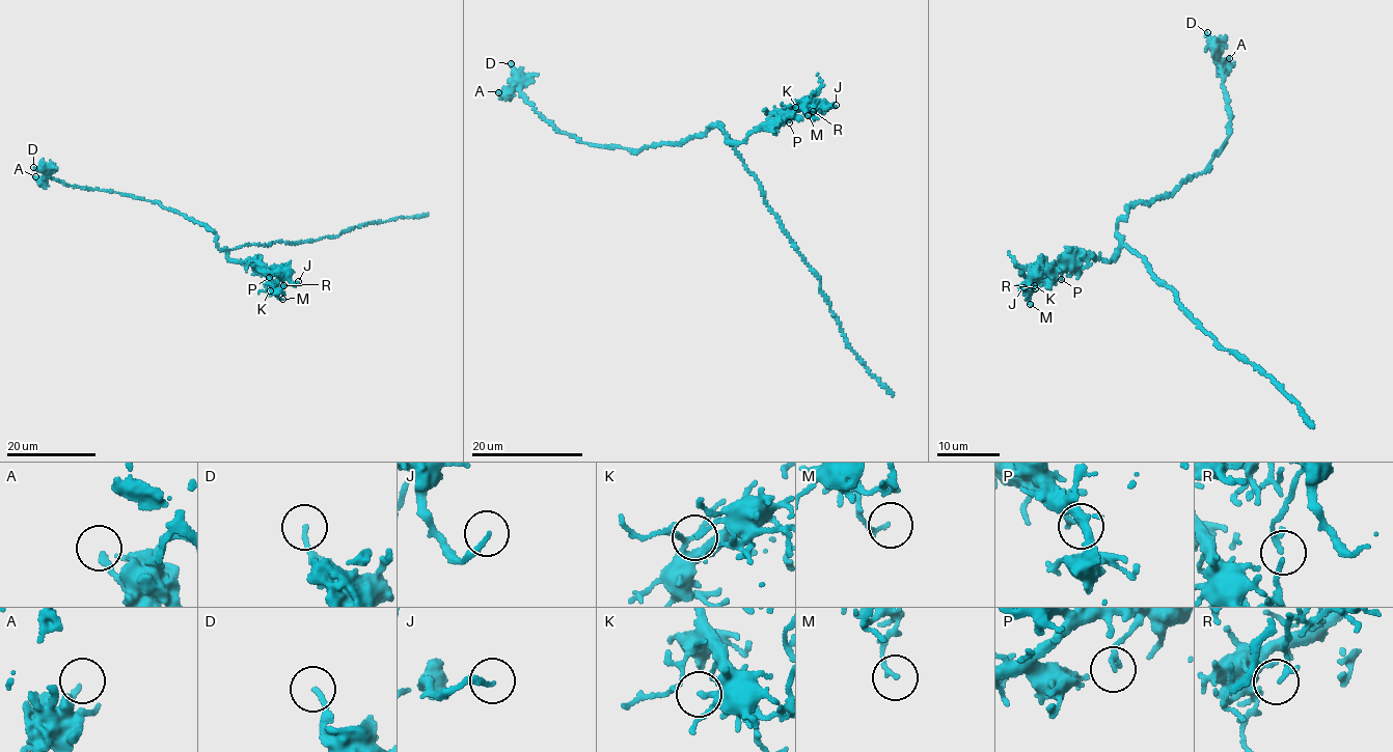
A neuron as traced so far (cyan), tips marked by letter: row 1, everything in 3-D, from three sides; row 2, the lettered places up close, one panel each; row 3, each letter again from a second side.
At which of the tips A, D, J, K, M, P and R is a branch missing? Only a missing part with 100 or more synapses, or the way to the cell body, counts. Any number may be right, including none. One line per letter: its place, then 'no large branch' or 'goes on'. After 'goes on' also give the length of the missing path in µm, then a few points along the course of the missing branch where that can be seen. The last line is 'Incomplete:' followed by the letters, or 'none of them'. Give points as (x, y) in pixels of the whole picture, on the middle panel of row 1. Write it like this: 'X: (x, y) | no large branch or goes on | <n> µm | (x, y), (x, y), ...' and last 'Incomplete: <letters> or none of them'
A: (498, 92) | no large branch
D: (511, 63) | no large branch
J: (836, 105) | no large branch
K: (795, 107) | no large branch
M: (808, 115) | no large branch
P: (789, 122) | no large branch
R: (813, 111) | no large branch
Incomplete: none of them

